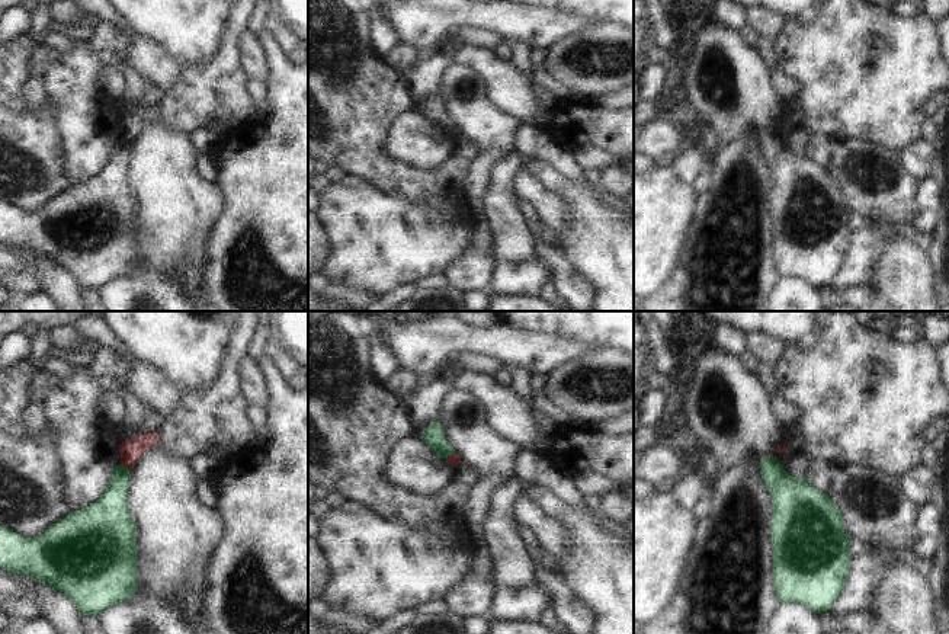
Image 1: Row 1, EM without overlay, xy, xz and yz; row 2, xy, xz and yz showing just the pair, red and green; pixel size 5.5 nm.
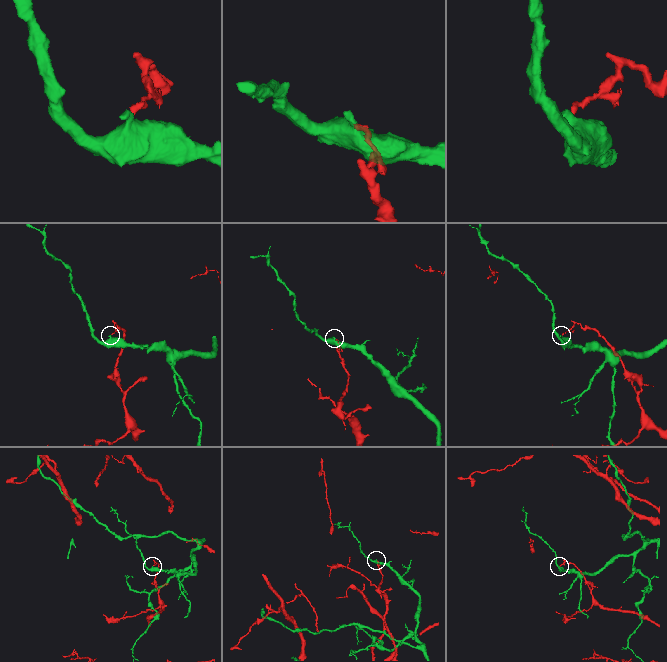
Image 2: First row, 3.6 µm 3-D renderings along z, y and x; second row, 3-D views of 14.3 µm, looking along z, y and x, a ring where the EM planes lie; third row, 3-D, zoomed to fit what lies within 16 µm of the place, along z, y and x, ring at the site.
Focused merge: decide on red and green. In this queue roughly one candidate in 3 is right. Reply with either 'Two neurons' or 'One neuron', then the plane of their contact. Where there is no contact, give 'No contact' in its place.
Two neurons. Touches red in xy.

